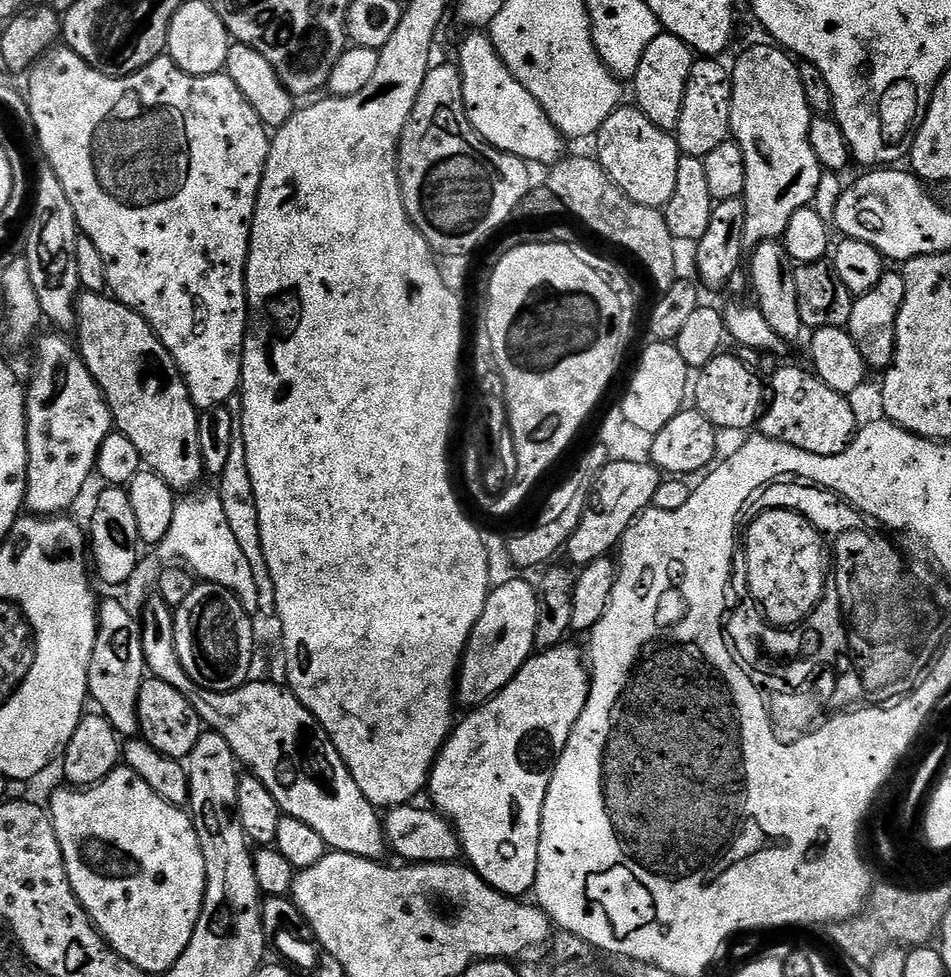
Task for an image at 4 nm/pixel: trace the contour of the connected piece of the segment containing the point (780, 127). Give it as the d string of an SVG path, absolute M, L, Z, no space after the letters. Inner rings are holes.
M775 43L756 44L753 48L748 48L736 60L736 65L731 65L732 73L732 105L730 106L730 133L731 139L736 141L736 145L742 150L742 158L746 166L746 182L744 183L743 202L746 206L746 230L744 231L745 245L755 246L766 242L767 240L780 240L783 237L786 225L790 222L790 218L794 218L794 214L798 214L798 210L809 207L813 203L812 199L816 196L816 191L820 188L820 175L822 169L818 158L814 158L814 150L810 146L810 122L814 115L812 107L808 105L806 98L806 90L802 86L802 78L800 77L800 64L785 49L777 46Z

